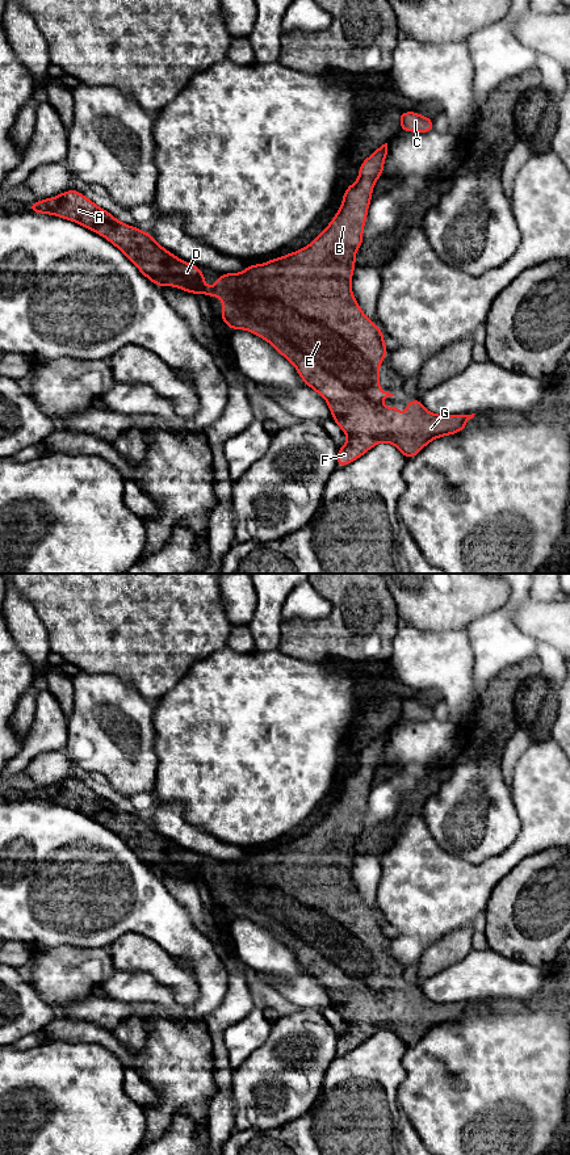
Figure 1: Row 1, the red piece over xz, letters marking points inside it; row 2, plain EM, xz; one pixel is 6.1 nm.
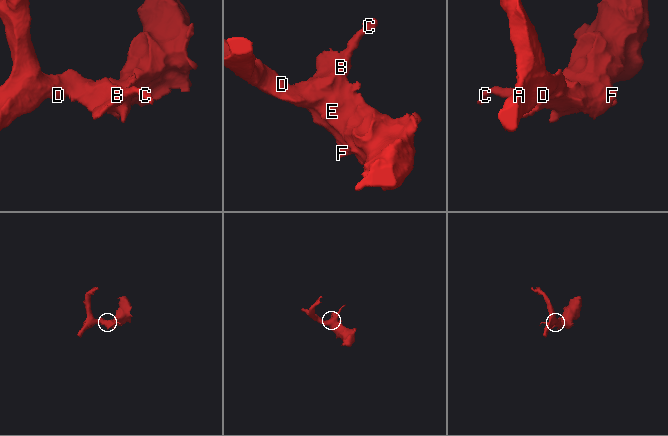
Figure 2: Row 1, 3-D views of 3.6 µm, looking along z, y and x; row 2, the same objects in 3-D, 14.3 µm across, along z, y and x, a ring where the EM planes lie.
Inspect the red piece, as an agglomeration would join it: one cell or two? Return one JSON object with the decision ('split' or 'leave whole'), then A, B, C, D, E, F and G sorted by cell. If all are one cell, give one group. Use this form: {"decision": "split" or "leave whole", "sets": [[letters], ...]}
{"decision": "leave whole", "sets": [["A", "B", "C", "D", "E", "F", "G"]]}

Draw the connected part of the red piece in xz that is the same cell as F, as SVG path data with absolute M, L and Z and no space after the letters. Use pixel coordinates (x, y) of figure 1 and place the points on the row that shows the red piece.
M387 143L382 144L366 158L359 168L359 178L351 184L343 194L341 205L331 219L330 224L309 245L296 252L272 259L264 264L248 265L240 273L223 273L217 277L217 284L205 286L205 276L201 268L176 257L163 248L150 232L117 220L109 211L99 207L93 201L80 192L71 189L55 197L32 202L29 211L49 214L72 220L97 235L105 238L117 247L137 268L159 287L173 286L186 293L222 299L222 322L231 329L244 329L268 341L282 357L297 370L303 383L319 394L328 404L332 420L340 427L348 441L339 448L336 462L338 469L359 459L373 446L386 442L394 445L407 459L414 458L431 441L456 434L465 429L466 423L475 413L466 415L437 415L424 408L420 399L410 400L406 404L407 419L403 419L394 403L386 410L382 400L394 396L380 387L380 365L385 361L389 349L385 346L384 332L378 329L361 310L352 293L352 276L356 268L356 252L364 242L362 231L366 222L368 209L372 201L374 184L382 176L387 155Z

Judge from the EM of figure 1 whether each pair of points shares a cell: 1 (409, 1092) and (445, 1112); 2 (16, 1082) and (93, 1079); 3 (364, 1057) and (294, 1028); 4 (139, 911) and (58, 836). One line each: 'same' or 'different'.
1: same
2: same
3: different
4: same

